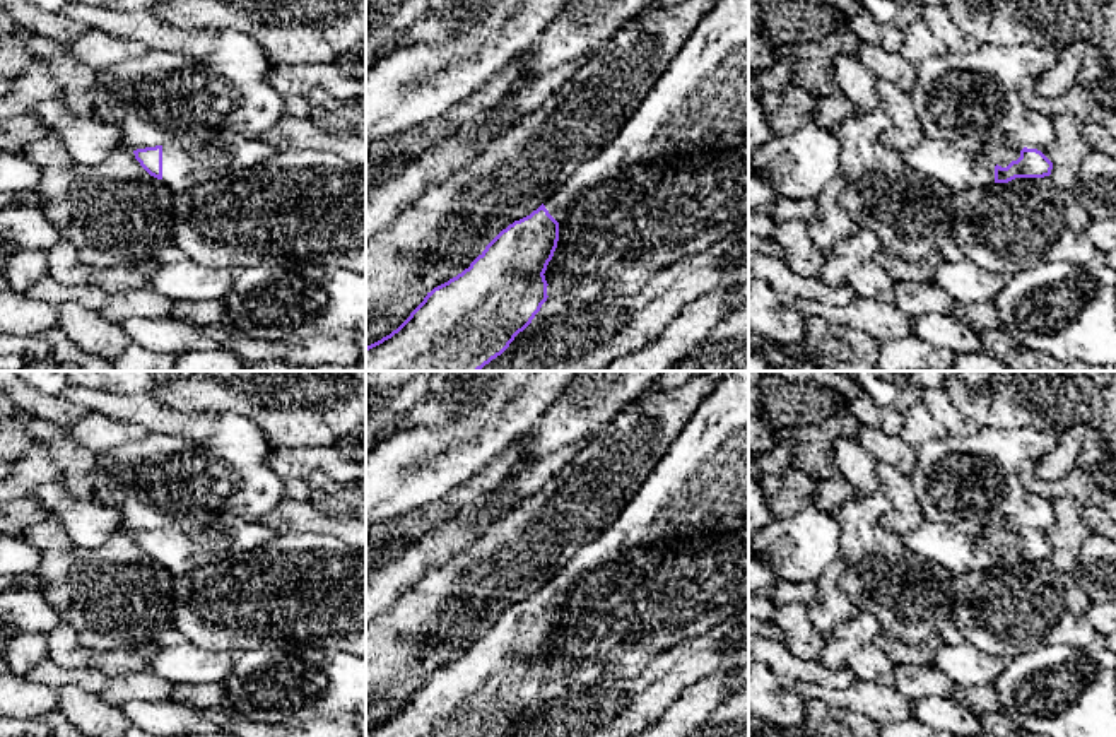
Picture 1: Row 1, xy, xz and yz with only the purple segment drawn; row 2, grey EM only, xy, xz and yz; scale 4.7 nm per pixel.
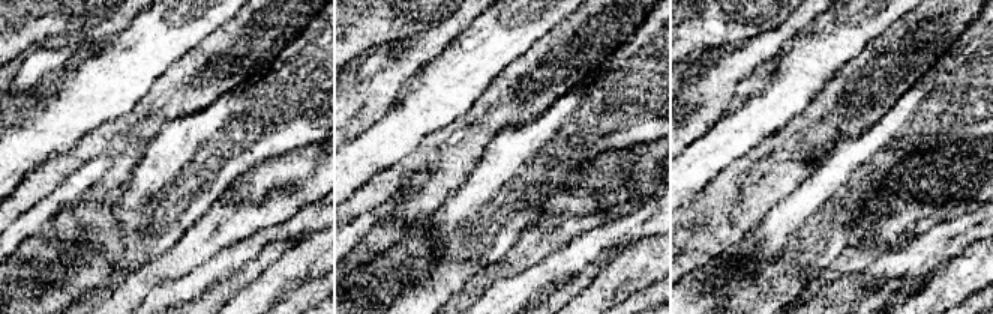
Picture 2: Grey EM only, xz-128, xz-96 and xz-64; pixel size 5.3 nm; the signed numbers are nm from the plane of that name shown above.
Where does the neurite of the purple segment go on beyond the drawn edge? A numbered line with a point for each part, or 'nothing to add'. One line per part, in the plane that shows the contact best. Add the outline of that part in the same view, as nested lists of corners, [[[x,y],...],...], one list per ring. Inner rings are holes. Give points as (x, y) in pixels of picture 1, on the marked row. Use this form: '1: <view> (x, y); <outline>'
1: yz (957, 168); [[[925,137],[901,156],[911,168],[959,192],[995,185],[995,166],[1007,168],[1020,157],[1022,149],[1019,142],[1001,137],[996,137],[981,150],[960,149],[950,142]]]

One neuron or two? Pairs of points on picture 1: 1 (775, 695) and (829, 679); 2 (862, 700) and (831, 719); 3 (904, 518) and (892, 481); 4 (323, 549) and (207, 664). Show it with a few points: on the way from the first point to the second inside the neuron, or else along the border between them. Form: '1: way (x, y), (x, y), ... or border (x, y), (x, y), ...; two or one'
1: border (766, 664), (788, 681); two
2: border (807, 700), (857, 710), (870, 719); two
3: way (904, 510), (898, 489); one
4: border (188, 640), (200, 647), (223, 648), (231, 654); two

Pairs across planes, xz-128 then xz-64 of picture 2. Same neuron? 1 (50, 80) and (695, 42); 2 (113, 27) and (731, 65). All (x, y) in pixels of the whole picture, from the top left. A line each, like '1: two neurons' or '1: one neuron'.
1: two neurons
2: one neuron

